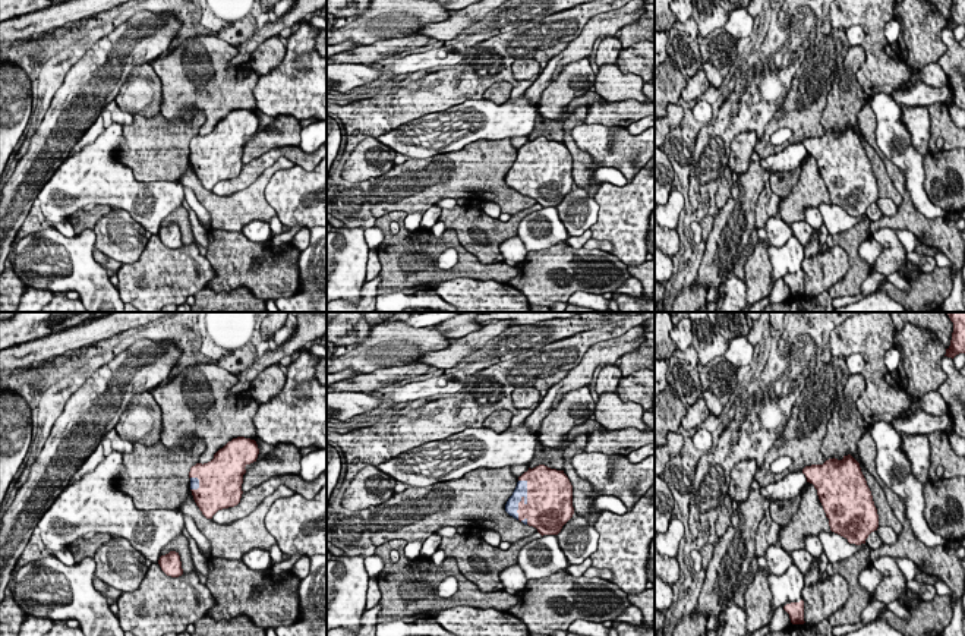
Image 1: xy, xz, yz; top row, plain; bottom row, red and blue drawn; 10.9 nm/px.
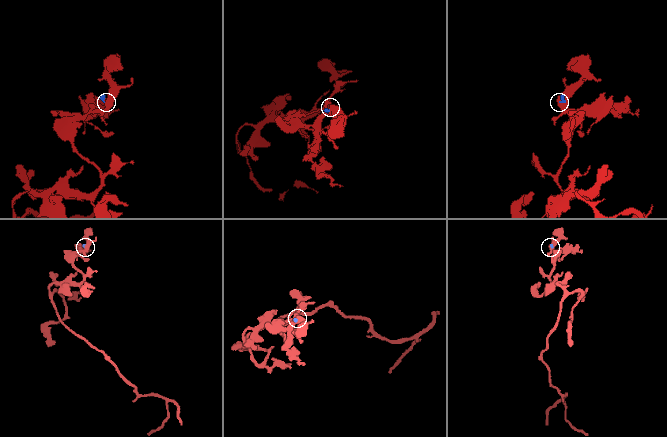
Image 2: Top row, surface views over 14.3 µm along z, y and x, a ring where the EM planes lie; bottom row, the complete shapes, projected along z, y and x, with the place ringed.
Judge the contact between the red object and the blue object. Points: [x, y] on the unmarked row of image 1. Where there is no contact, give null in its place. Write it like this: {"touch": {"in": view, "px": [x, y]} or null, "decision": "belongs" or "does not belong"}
{"touch": {"in": "xz", "px": [519, 175]}, "decision": "belongs"}

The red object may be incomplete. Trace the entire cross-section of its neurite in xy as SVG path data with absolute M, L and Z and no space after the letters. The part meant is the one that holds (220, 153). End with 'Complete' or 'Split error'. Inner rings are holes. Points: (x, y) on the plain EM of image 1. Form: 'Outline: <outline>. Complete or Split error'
Outline: M237 108L220 120L211 133L190 139L190 163L206 191L240 174L245 139L256 133L258 126L255 111Z. Split error

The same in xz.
Outline: M539 136L518 148L505 183L543 207L558 207L573 189L573 157L564 142Z. Split error

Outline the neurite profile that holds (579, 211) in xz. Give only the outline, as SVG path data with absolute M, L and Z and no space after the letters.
M573 186L556 207L568 237L581 236L597 221L599 205L586 188Z

